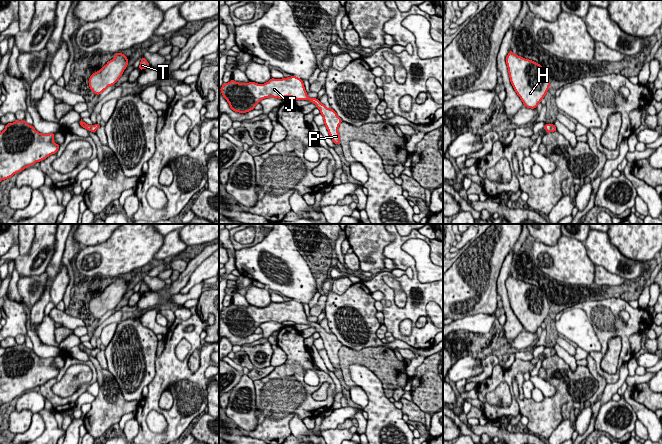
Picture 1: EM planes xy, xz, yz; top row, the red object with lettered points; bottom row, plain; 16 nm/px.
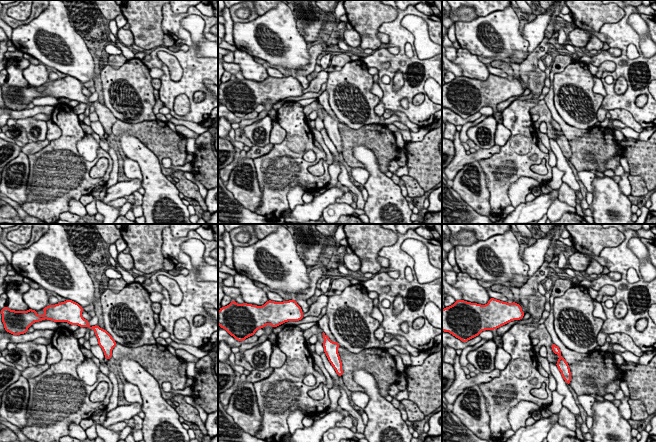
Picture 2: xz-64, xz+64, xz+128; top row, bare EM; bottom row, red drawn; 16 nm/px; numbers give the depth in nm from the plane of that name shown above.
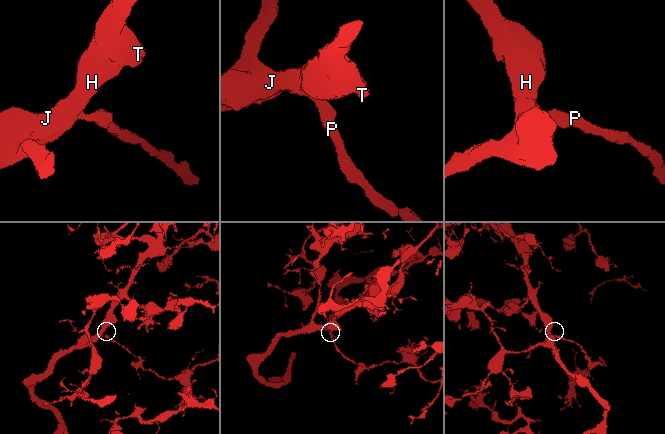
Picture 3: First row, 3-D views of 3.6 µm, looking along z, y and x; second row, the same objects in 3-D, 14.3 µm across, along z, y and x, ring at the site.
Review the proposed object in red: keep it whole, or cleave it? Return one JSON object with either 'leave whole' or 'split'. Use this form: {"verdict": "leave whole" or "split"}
{"verdict": "leave whole"}

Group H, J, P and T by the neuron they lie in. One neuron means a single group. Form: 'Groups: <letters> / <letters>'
Groups: H J P T

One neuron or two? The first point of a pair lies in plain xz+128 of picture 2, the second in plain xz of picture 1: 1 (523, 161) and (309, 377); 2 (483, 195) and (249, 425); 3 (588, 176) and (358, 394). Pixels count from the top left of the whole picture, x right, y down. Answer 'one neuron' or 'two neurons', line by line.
1: two neurons
2: one neuron
3: one neuron

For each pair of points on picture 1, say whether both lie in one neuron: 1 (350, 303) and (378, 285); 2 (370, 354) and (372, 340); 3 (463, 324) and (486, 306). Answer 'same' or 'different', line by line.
1: different
2: different
3: different

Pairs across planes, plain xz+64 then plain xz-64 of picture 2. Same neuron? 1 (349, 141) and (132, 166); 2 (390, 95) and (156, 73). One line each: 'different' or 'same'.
1: different
2: different

